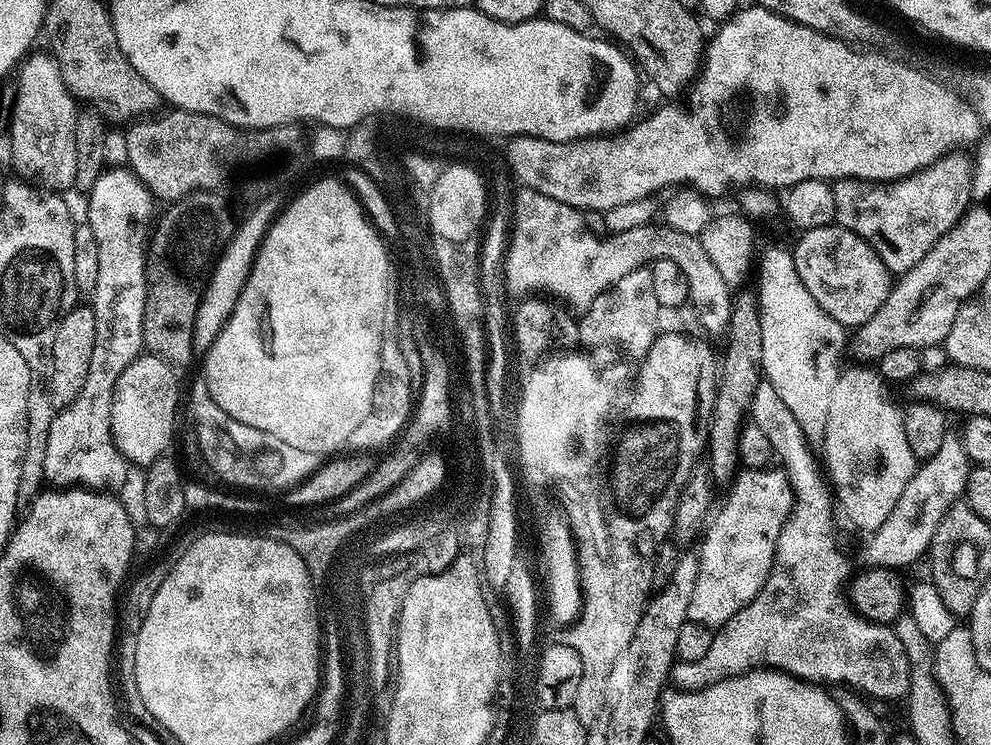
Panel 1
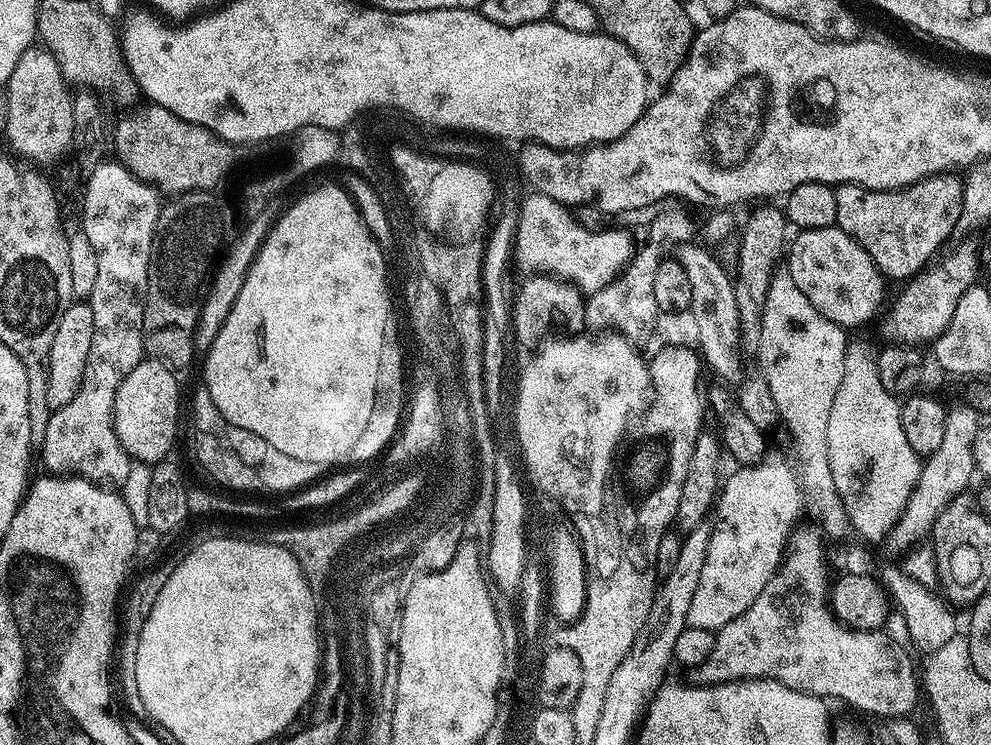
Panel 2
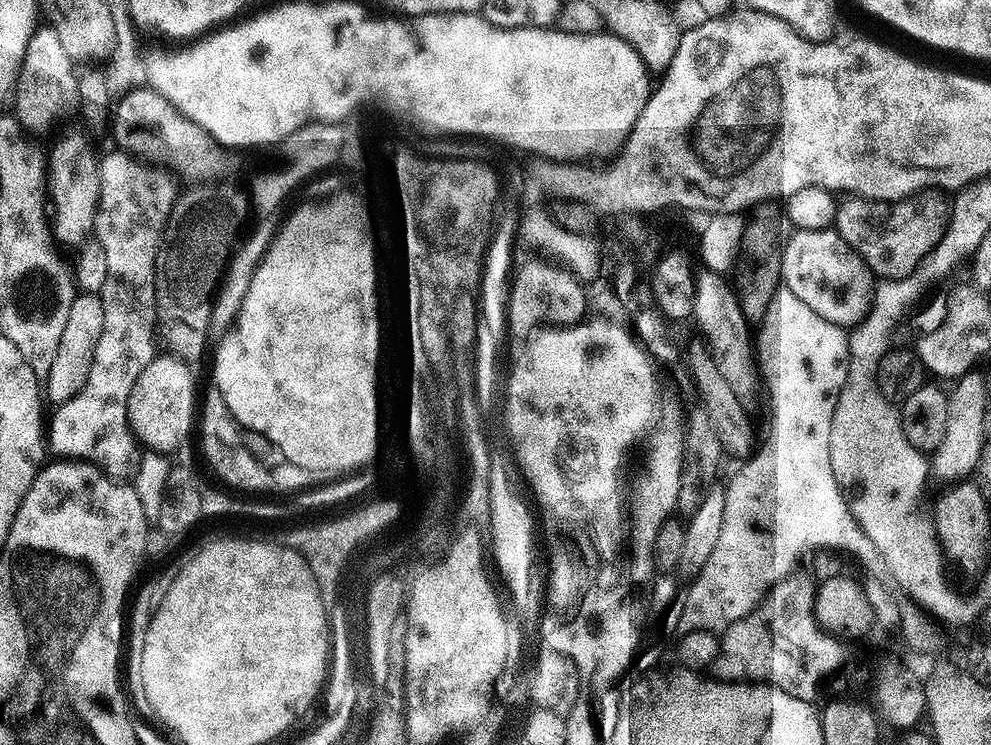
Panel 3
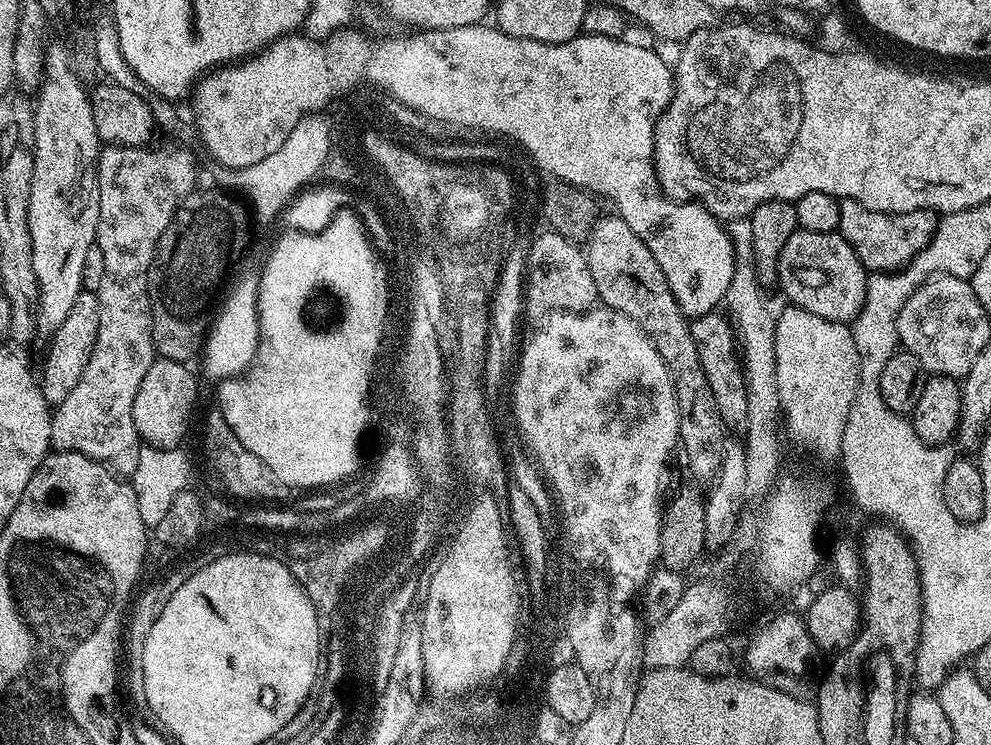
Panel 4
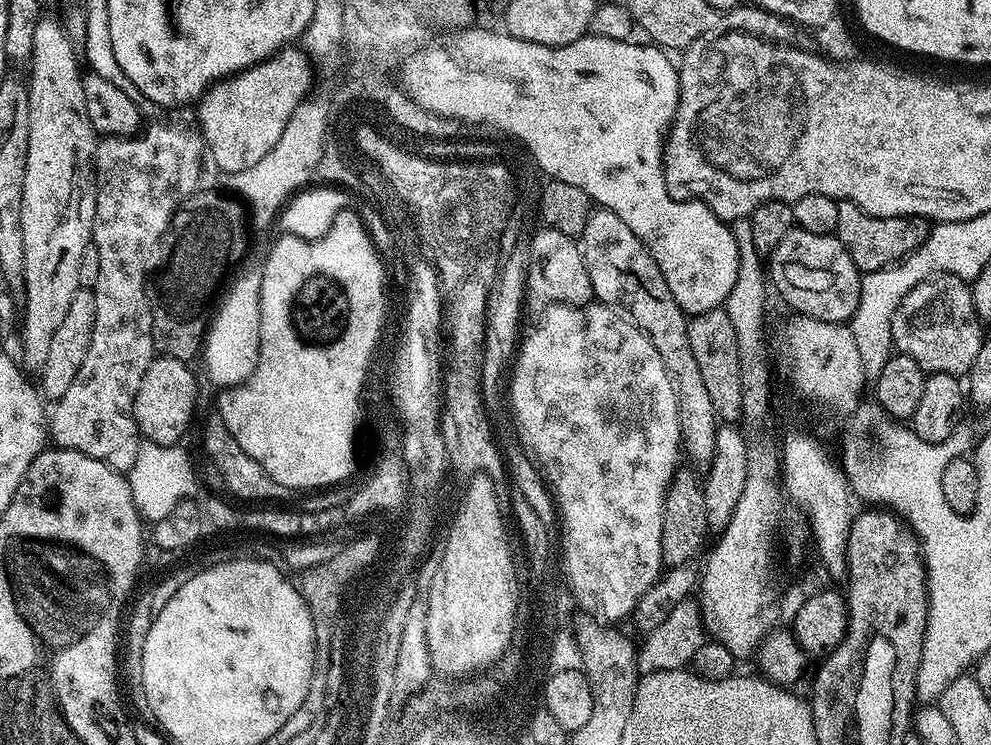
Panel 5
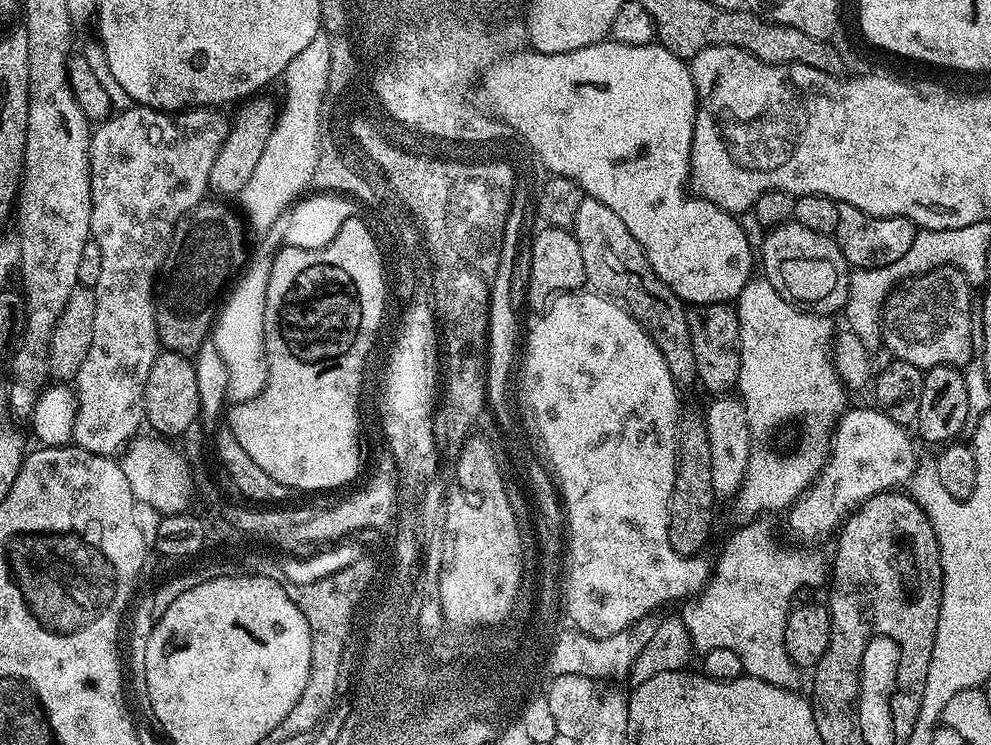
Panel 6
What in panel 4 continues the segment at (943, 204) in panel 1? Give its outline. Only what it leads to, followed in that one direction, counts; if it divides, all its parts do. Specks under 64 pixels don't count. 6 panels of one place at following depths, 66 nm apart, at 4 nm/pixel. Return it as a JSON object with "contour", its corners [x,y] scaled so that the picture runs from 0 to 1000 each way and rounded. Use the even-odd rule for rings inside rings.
{"contour":[[[848,268],[848,315],[858,325],[862,341],[871,352],[877,366],[903,365],[914,358],[938,325],[945,313],[946,286],[927,279],[917,285],[883,285],[870,271]]]}

